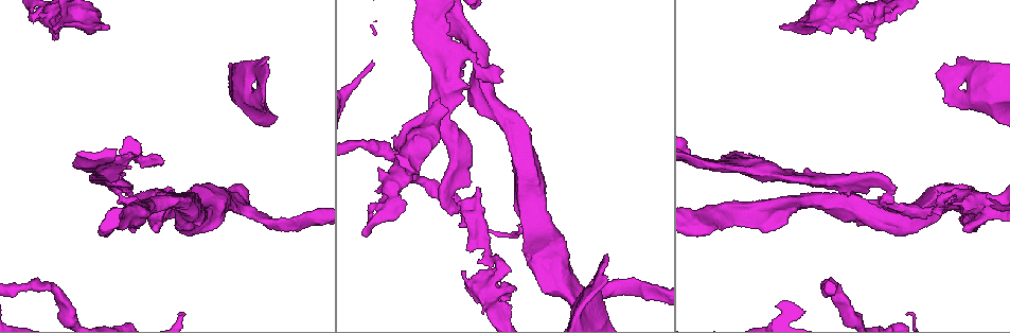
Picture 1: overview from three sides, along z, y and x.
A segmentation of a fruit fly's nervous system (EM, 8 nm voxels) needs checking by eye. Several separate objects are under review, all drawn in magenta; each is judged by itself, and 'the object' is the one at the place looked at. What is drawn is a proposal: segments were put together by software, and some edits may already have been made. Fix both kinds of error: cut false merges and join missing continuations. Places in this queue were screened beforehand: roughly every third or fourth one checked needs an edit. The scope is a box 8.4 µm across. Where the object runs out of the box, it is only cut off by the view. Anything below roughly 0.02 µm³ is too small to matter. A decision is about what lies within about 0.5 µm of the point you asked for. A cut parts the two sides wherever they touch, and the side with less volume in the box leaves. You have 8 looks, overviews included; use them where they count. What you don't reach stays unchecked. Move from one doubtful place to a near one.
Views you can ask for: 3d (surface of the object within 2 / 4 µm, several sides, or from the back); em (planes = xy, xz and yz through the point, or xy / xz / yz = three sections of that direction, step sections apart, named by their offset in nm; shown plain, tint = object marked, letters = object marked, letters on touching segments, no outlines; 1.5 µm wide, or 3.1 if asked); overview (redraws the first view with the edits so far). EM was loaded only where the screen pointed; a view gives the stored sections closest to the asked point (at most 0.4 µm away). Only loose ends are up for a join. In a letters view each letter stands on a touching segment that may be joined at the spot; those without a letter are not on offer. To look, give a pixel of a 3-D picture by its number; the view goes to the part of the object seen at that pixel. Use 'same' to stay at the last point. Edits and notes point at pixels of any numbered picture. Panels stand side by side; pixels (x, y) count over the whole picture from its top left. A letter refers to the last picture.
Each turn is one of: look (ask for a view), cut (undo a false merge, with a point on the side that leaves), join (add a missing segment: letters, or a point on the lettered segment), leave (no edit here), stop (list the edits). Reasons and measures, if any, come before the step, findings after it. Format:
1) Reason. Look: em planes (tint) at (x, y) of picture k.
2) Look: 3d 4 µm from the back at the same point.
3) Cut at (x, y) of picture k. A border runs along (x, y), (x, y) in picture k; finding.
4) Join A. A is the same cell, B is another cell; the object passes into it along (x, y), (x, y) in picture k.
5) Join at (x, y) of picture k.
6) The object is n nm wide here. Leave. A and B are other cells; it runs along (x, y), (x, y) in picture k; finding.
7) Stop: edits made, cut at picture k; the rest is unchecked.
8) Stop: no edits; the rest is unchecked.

Branch stops here. Look: 3d 2 µm at (99, 28) of picture 1.

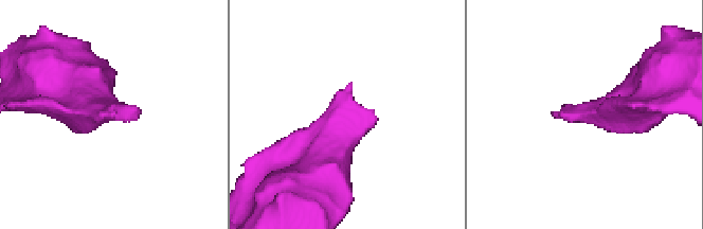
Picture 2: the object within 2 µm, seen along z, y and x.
Look: em xz step 4 (tint) at (114, 113) of picture 2.

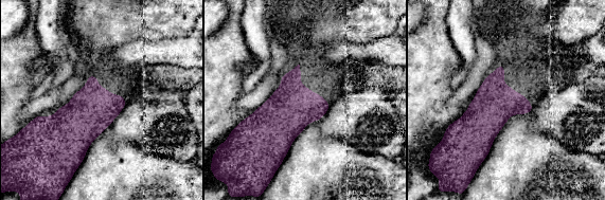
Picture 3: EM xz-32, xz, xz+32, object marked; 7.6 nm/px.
Look: em xz step 4 (letters) at the same point.

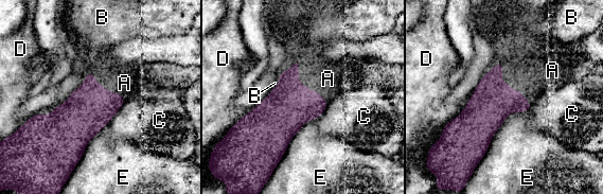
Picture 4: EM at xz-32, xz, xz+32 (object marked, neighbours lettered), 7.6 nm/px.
The longest contact is with E, 600 nm. Join A. A is the same cell, B, C, D and E are other cells; the object passes into it along (289, 105), (304, 85), (327, 78) in picture 4; it goes on there.

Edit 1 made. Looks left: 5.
An open end. Look: em planes (letters) at (30, 19) of picture 1.

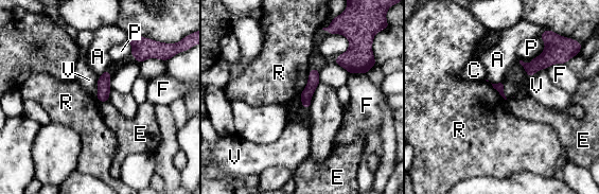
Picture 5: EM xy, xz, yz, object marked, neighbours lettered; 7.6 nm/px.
The longest contact is with V, 220 nm. Leave. A, C, E, F, P, R and V are other cells; a border runs along (108, 100), (99, 102) in picture 5; no lettered segment goes on from it.

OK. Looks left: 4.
Look: em planes (letters) at (859, 192) of picture 1.

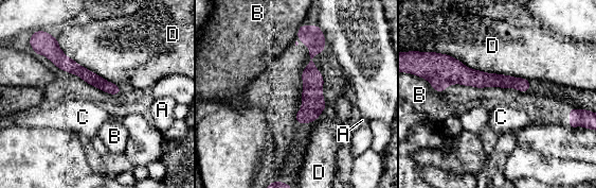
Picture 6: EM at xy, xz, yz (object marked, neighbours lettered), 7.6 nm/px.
Leave. A, B, C and D are other cells; a border runs along (436, 52), (471, 68), (527, 80) in picture 6; no lettered segment goes on from it.

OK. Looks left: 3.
Stop: edits made, join at picture 4; the rest is unchecked.

